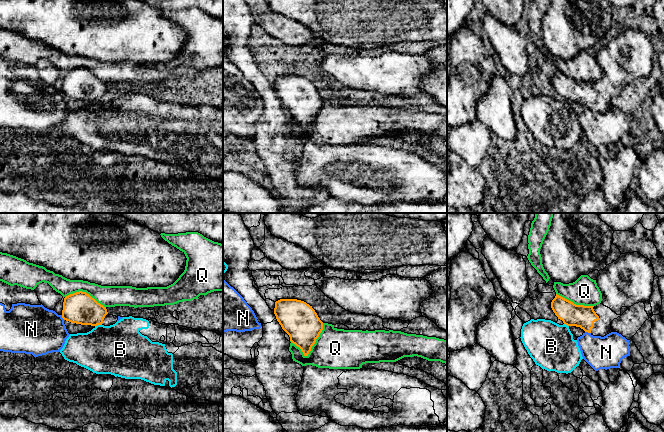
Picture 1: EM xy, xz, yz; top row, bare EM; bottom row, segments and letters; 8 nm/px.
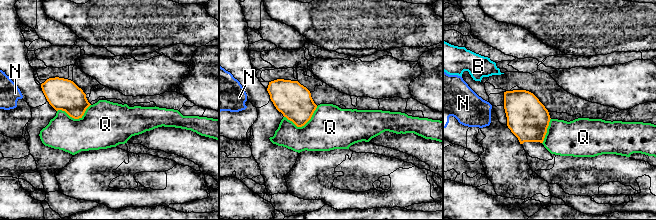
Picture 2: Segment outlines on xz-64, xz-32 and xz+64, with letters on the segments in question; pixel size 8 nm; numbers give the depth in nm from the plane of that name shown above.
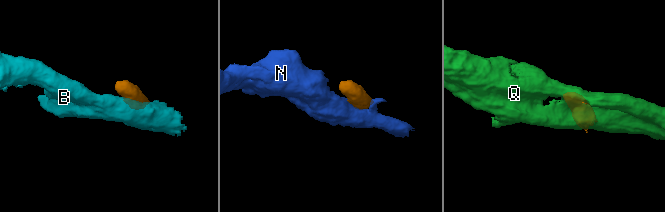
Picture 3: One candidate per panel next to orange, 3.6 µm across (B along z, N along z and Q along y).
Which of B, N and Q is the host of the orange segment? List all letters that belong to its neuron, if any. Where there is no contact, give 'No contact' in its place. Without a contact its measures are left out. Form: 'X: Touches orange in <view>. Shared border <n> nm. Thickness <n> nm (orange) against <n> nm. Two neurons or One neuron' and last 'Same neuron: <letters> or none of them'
B: Touches orange in xy. Shared border 60 nm. Thickness 260 nm (orange) against 400 nm. Two neurons
N: Touches orange in yz. Shared border 50 nm. Thickness 180 nm (orange) against 260 nm. Two neurons
Q: Touches orange in xz. Shared border 320 nm. Thickness 300 nm (orange) against 320 nm. Two neurons
Same neuron: none of them

